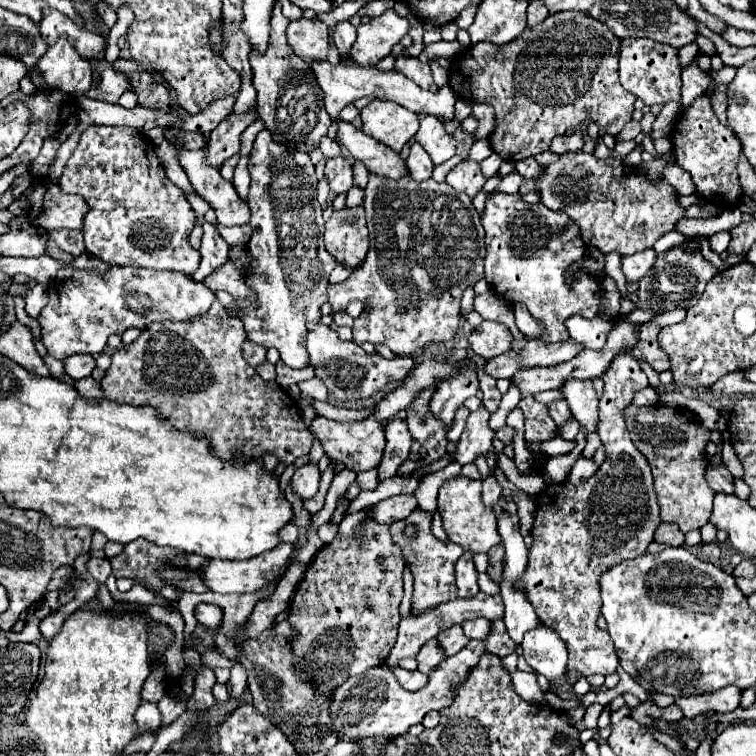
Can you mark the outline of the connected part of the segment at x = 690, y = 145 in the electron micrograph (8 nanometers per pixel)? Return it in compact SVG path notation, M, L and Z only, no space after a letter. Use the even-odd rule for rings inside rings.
M709 95L697 97L689 107L679 109L675 129L671 133L675 163L691 173L695 183L695 193L705 201L717 207L739 207L743 191L737 177L737 159L741 145L733 137L733 131L719 123Z

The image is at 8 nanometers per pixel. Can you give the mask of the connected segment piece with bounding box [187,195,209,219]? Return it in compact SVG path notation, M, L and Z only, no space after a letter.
M187 195L187 199L189 199L189 203L193 205L193 209L195 209L195 217L199 219L199 217L205 217L205 213L209 211L209 203L205 201L205 199L201 199L199 195Z

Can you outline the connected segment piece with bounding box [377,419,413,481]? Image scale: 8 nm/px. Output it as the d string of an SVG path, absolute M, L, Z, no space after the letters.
M405 419L387 421L385 437L387 437L387 447L385 447L381 465L377 467L379 481L389 479L397 473L399 465L409 457L409 449L411 449L411 443L413 443L413 437L409 433Z

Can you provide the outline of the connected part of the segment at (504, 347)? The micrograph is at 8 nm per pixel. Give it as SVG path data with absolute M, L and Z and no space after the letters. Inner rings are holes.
M483 321L479 329L475 329L469 335L469 343L477 355L489 359L489 357L509 351L513 345L513 335L509 333L505 325L497 321Z

